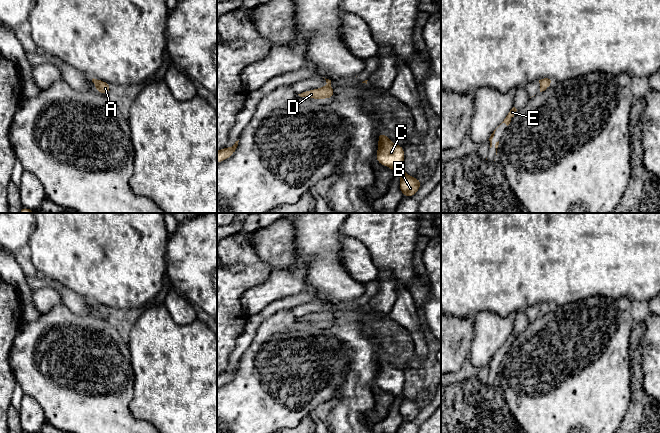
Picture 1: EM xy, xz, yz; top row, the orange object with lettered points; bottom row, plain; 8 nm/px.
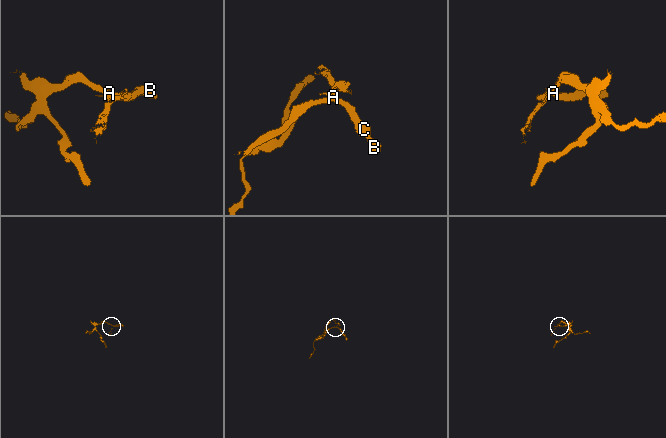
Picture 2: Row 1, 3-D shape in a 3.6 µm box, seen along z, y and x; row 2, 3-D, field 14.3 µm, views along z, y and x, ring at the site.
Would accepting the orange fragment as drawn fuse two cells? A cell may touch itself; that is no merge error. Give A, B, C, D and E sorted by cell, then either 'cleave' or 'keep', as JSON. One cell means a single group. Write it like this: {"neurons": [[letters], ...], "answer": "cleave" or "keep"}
{"neurons": [["A", "B", "C", "D"], ["E"]], "answer": "cleave"}

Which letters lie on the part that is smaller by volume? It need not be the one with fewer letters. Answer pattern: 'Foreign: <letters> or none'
Foreign: E

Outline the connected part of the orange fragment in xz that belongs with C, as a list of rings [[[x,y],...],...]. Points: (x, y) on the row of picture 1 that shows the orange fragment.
[[[383,132],[378,134],[378,141],[376,161],[400,174],[399,188],[401,192],[404,197],[413,197],[419,190],[422,181],[404,172],[404,147],[393,144]]]

